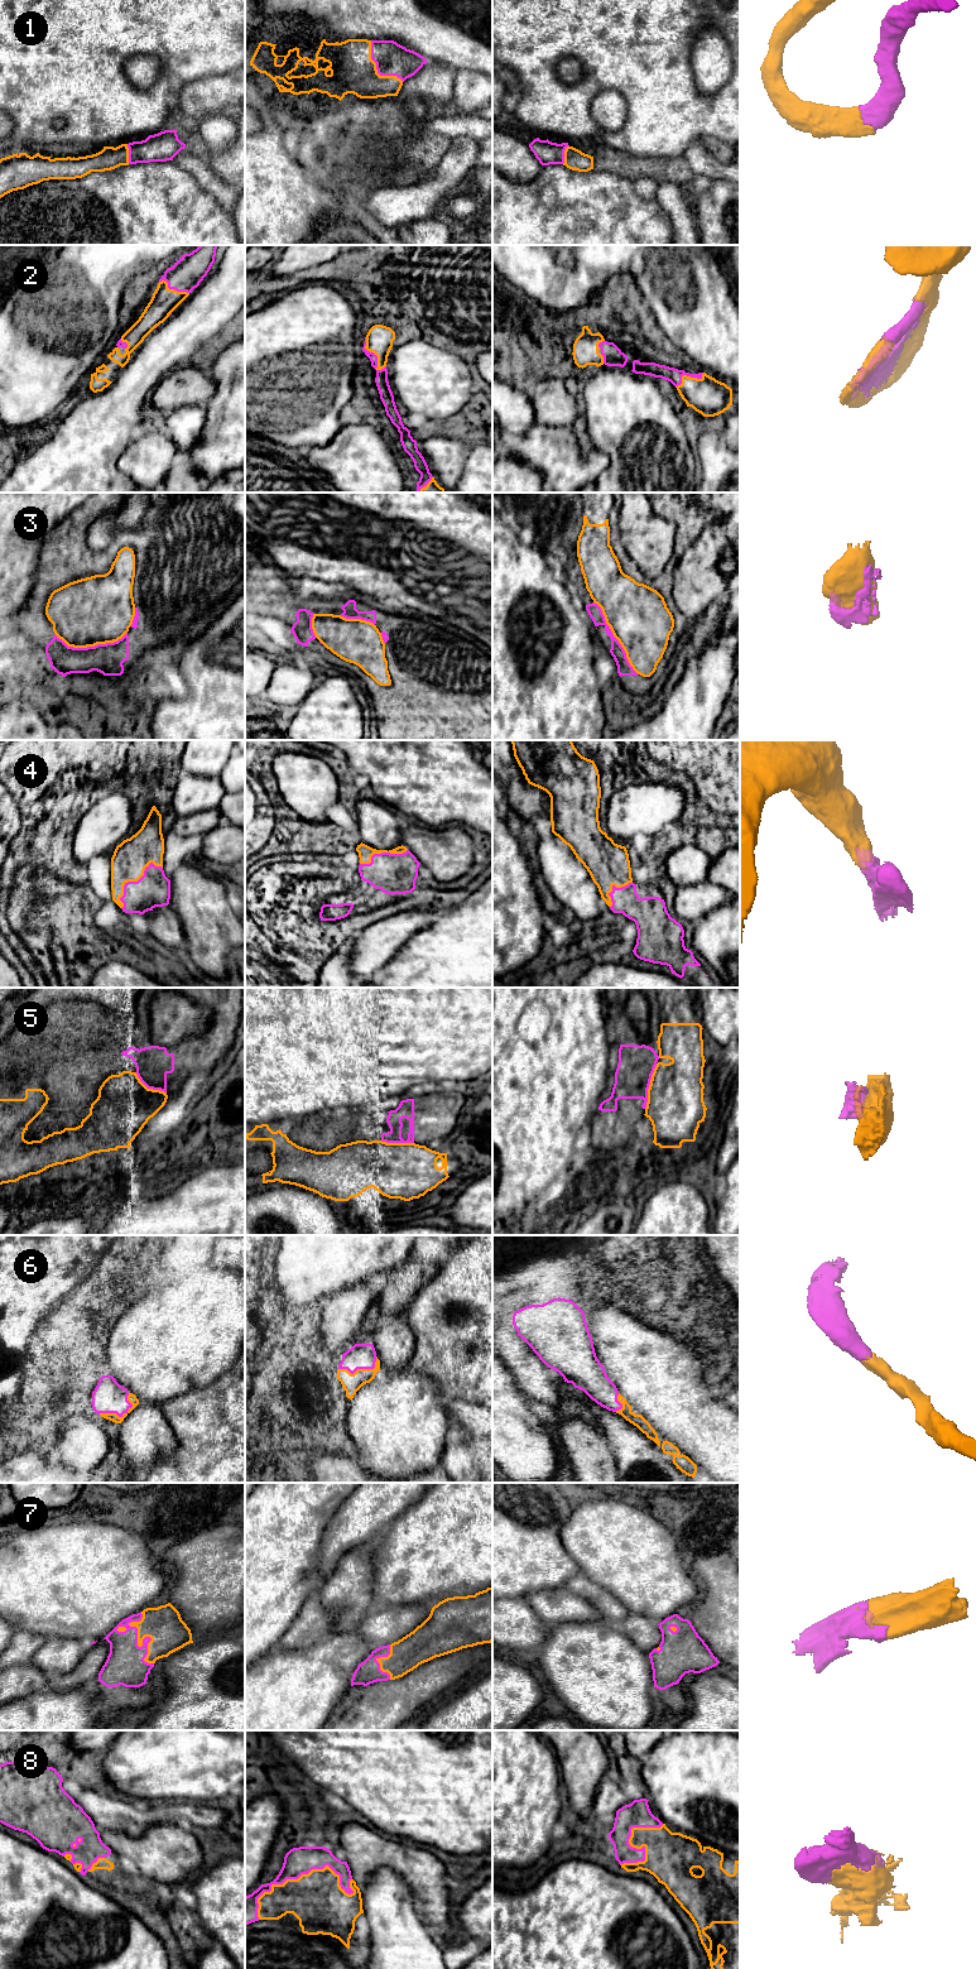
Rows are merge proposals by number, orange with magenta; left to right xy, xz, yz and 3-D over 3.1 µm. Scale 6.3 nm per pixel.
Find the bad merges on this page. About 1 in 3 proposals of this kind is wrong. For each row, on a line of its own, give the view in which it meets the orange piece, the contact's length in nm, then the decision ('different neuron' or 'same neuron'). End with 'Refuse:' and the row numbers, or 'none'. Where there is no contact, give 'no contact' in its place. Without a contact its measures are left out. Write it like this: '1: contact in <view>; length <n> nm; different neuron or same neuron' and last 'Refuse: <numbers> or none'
1: contact in xz; length 340 nm; same neuron
2: contact in xz; length 240 nm; same neuron
3: contact in yz; length 550 nm; different neuron
4: contact in xy; length 380 nm; same neuron
5: contact in yz; length 300 nm; different neuron
6: contact in xy; length 240 nm; same neuron
7: contact in xy; length 340 nm; same neuron
8: contact in xz; length 650 nm; same neuron
Refuse: 3, 5

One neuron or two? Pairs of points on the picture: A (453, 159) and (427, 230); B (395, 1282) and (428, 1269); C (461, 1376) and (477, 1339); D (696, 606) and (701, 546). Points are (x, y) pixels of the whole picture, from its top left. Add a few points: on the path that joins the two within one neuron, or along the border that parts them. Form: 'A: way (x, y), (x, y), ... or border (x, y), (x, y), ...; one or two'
A: border (432, 217), (402, 224); two
B: way (403, 1282), (421, 1272); one
C: way (469, 1367), (477, 1358), (477, 1348); one
D: way (696, 591), (700, 561); one

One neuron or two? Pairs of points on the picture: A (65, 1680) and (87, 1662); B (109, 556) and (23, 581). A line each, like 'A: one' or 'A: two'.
A: one
B: two

